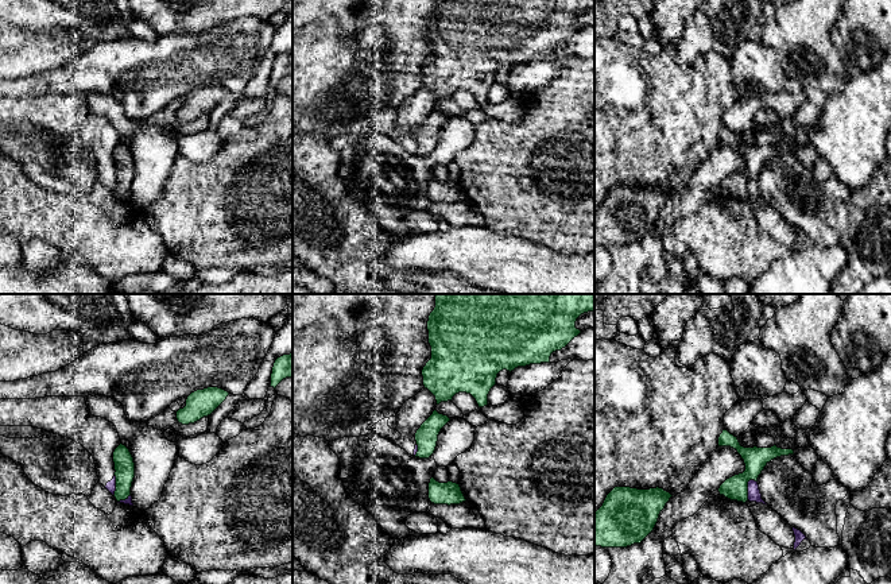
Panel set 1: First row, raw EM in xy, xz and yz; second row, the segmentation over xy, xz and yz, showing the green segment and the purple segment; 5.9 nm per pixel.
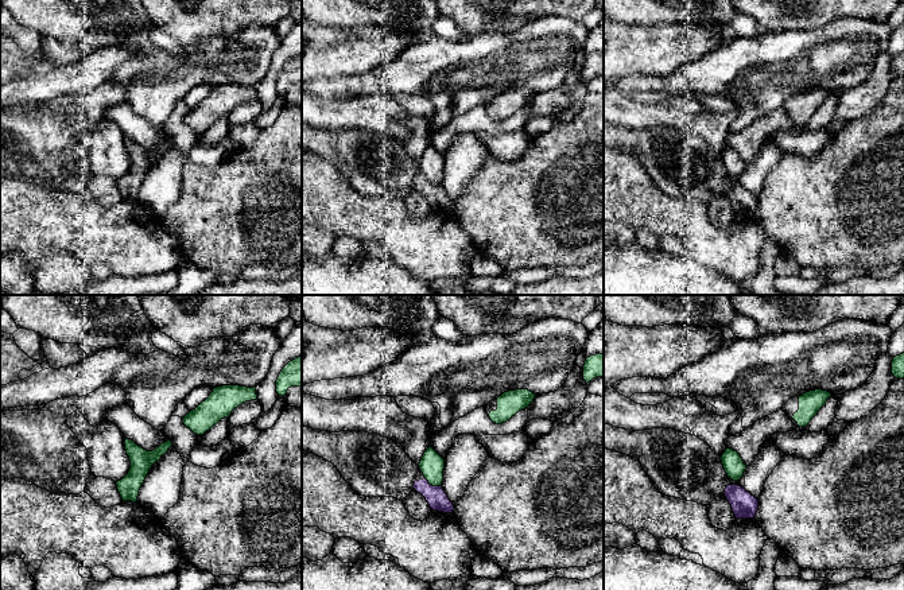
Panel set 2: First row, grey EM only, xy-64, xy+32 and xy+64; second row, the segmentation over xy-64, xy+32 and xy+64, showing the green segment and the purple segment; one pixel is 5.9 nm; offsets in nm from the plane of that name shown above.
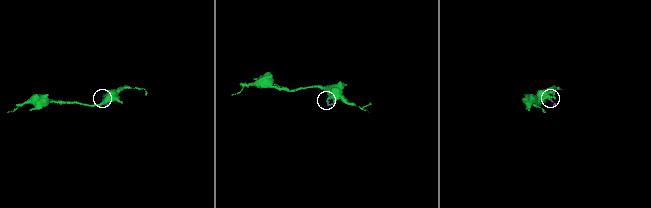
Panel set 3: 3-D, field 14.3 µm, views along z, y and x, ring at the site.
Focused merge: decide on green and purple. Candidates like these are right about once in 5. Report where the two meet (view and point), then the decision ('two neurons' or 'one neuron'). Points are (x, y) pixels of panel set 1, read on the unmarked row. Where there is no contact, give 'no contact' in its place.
yz (747, 186) | two neurons

